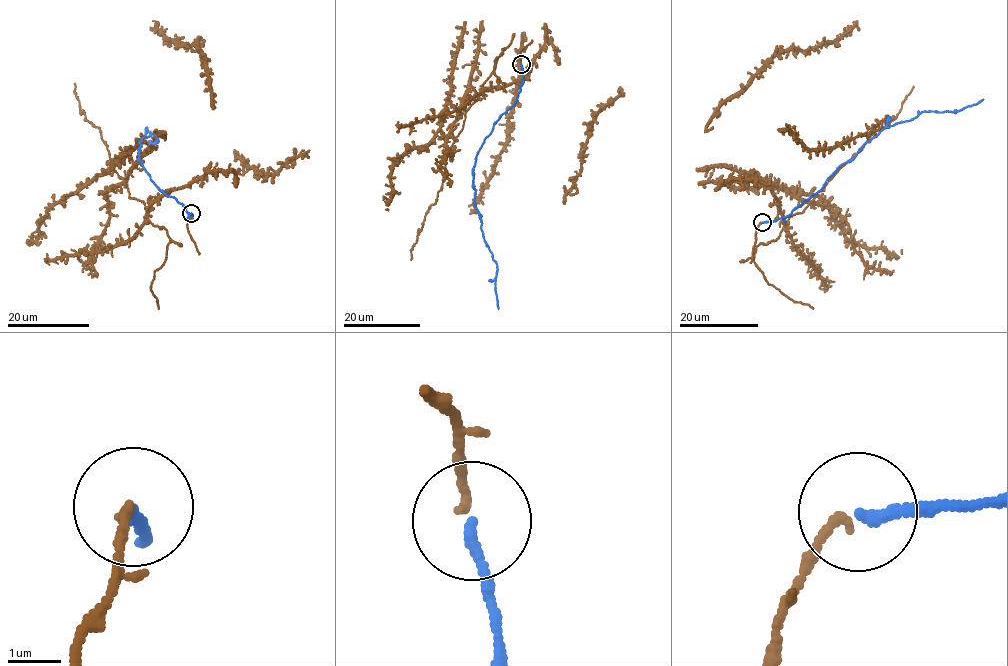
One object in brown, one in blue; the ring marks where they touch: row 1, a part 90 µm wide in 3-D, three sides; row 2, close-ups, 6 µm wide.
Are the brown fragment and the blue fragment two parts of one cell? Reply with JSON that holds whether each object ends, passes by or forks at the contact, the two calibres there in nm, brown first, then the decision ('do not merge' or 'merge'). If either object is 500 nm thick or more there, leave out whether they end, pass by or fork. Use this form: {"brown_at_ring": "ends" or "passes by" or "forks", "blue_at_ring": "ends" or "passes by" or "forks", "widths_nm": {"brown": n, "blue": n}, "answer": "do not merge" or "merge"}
{"brown_at_ring": "ends", "blue_at_ring": "ends", "widths_nm": {"brown": 170, "blue": 220}, "answer": "merge"}

